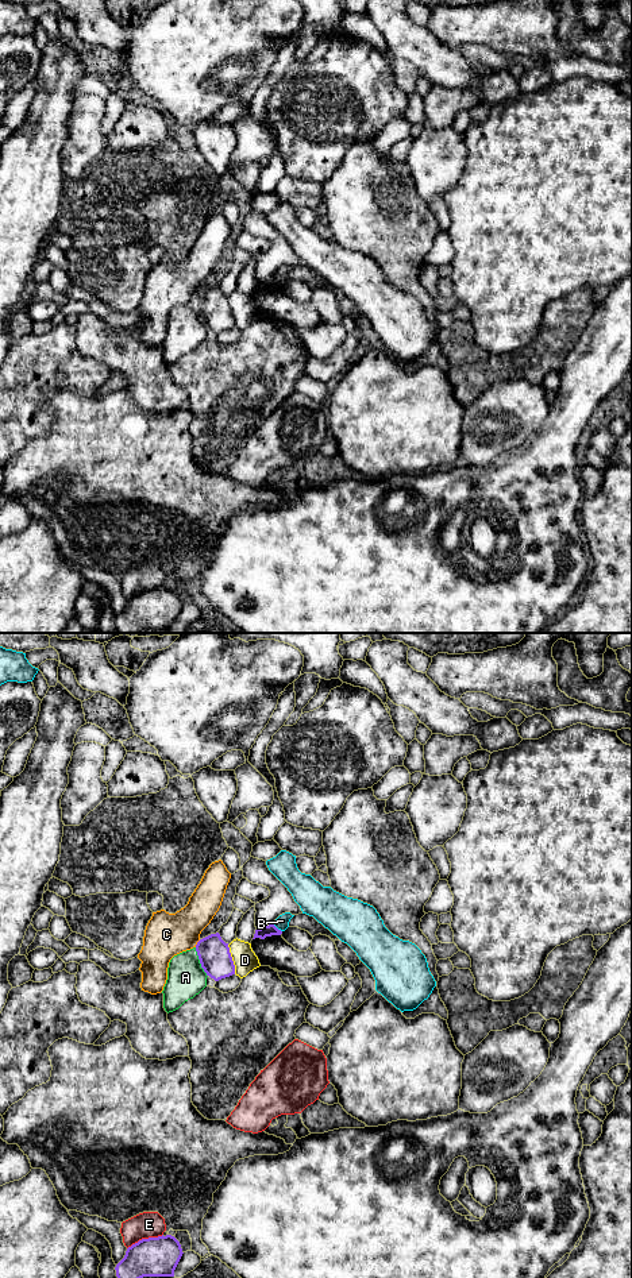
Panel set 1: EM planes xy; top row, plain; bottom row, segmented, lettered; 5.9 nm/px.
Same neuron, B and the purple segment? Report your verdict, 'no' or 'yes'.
no

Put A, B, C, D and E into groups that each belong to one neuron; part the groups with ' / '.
A / B / C / D / E

